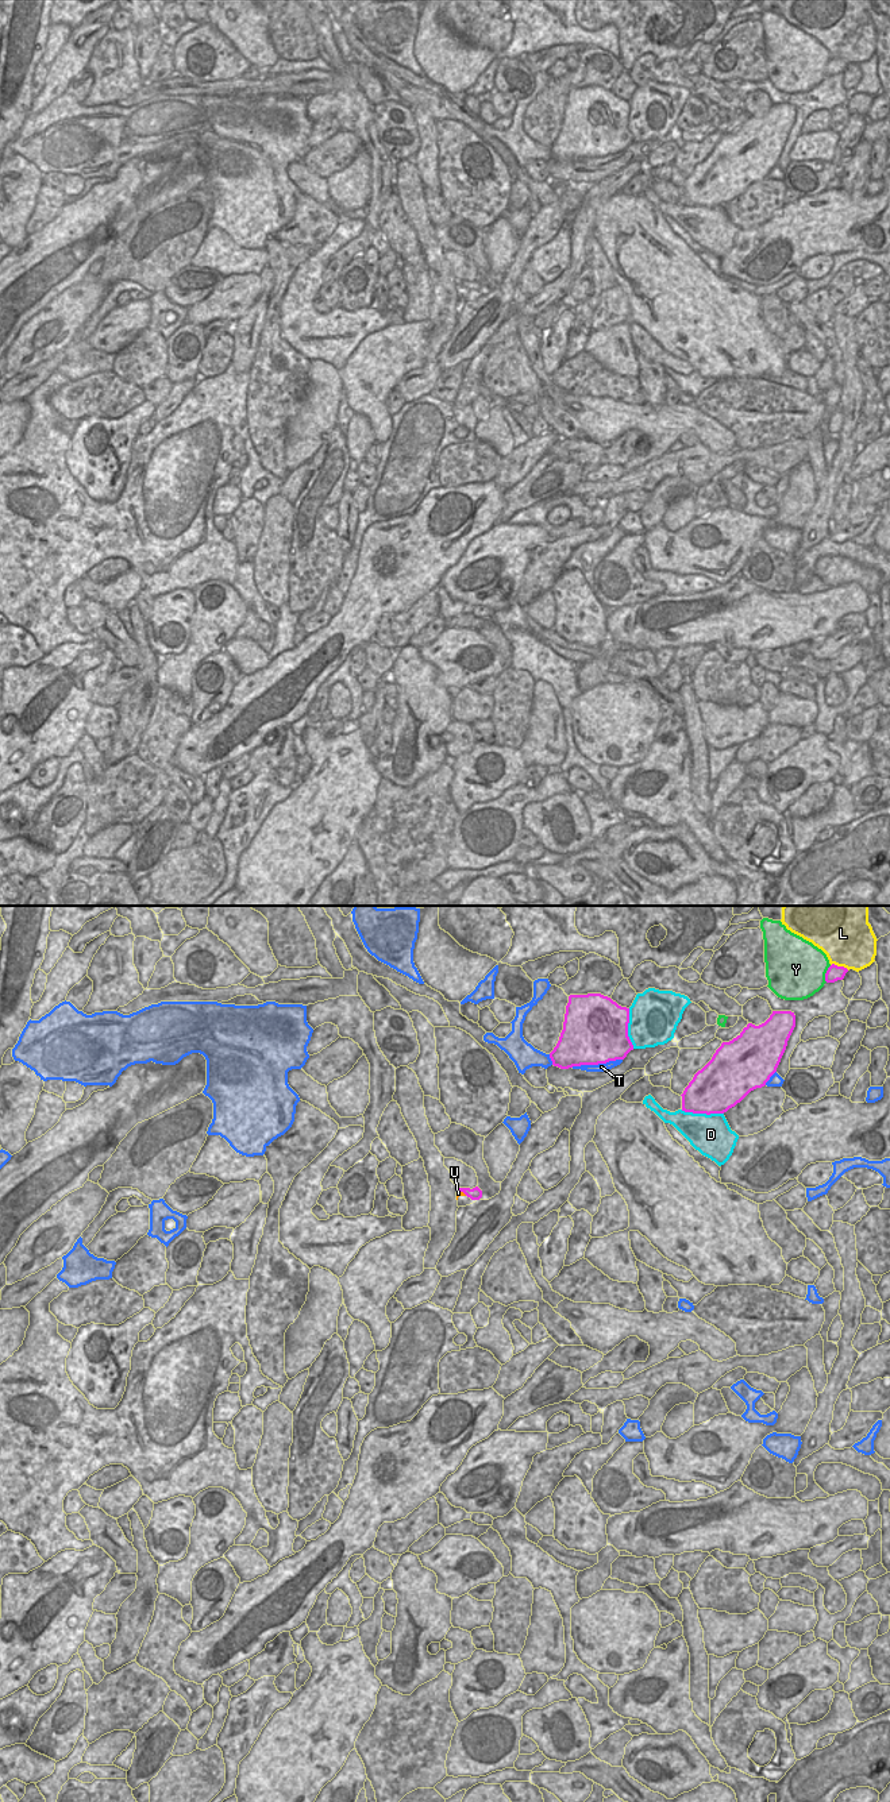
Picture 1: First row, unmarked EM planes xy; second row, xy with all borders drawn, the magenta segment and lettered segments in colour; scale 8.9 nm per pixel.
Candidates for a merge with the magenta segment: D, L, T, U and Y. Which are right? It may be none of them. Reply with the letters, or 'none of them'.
U

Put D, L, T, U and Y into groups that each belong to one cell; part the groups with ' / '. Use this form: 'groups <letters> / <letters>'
groups D / L / T / U / Y

